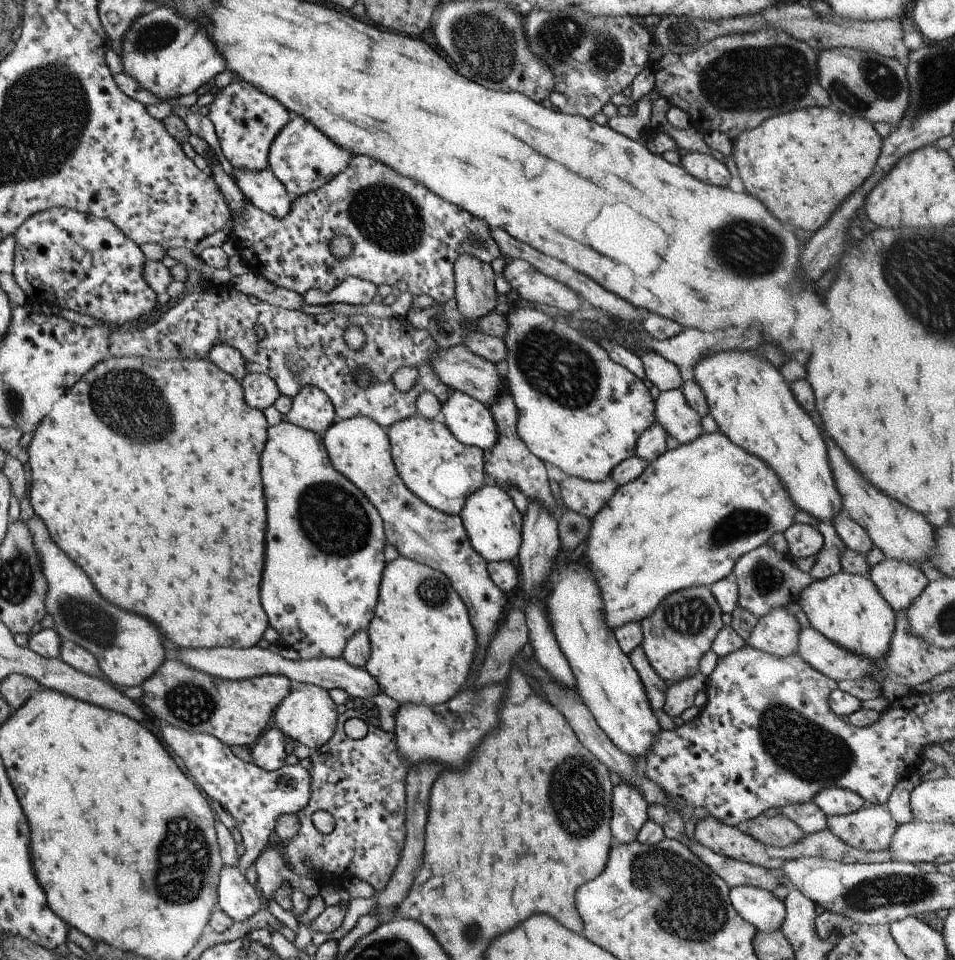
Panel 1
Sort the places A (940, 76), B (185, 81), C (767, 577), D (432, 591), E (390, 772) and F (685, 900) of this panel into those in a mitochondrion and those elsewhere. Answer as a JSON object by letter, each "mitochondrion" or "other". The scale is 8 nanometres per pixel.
{"A":"mitochondrion","B":"other","C":"mitochondrion","D":"mitochondrion","E":"other","F":"mitochondrion"}

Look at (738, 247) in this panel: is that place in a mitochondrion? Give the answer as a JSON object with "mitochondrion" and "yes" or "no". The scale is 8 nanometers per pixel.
{"mitochondrion":"yes"}

